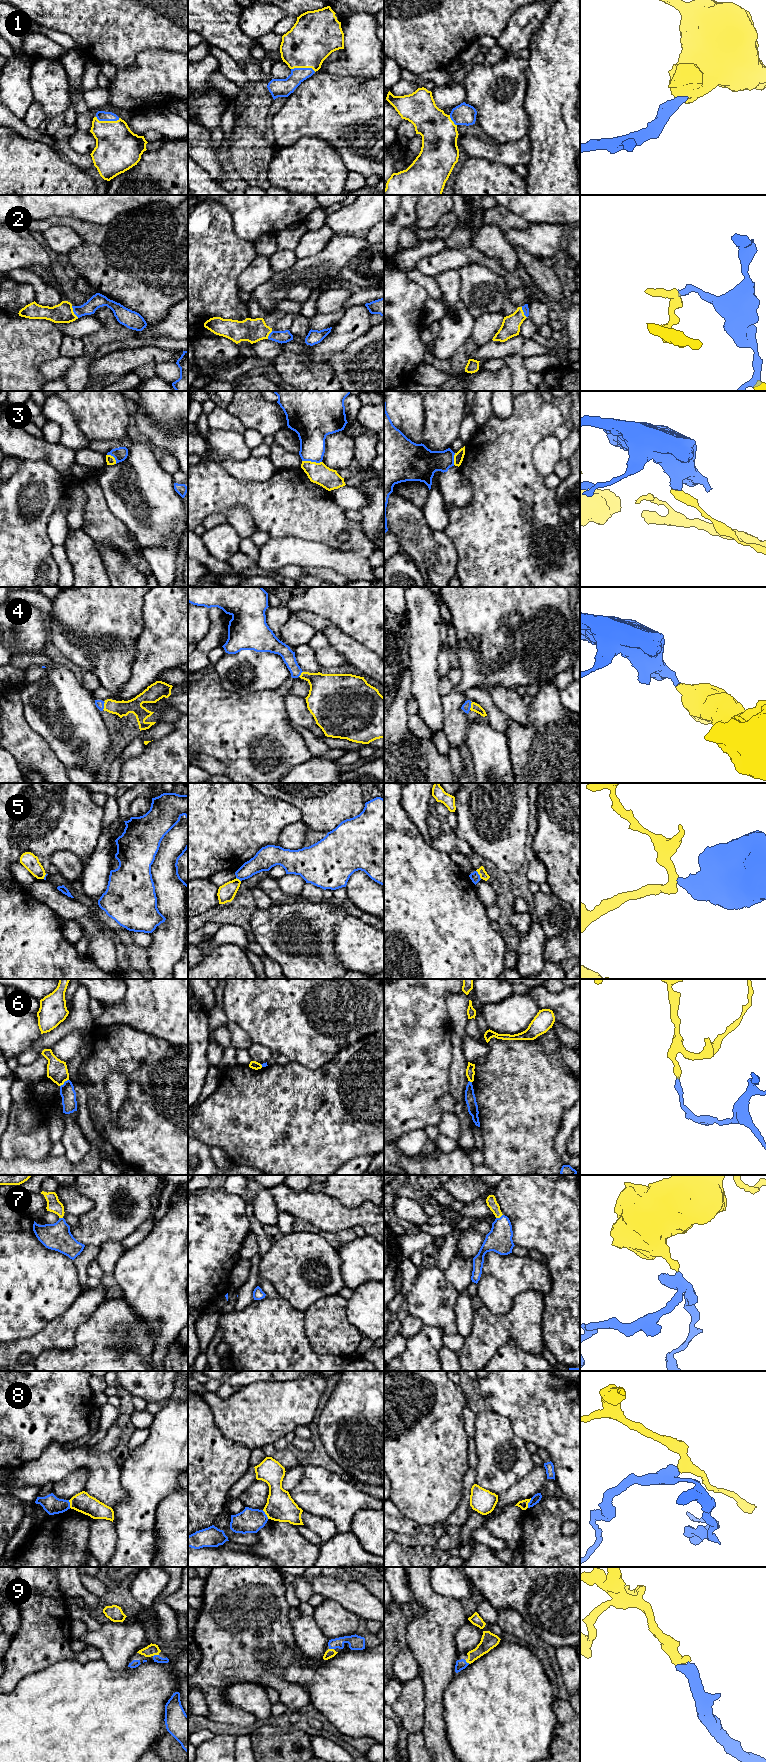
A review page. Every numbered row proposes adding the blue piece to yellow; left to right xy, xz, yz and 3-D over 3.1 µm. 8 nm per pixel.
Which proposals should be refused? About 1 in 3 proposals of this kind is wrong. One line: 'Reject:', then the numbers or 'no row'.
Reject: 3, 5, 6, 8

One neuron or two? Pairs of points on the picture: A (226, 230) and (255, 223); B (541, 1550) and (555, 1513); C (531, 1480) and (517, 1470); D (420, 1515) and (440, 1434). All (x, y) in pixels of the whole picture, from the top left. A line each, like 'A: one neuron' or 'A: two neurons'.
A: two neurons
B: one neuron
C: two neurons
D: one neuron

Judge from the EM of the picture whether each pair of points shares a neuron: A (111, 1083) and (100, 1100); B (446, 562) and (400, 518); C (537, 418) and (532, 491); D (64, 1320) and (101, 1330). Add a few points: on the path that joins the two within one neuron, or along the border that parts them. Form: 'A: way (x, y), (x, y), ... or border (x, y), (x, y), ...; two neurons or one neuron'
A: border (116, 1071), (106, 1078), (103, 1085), (111, 1115); two neurons
B: way (435, 552), (411, 529); one neuron
C: way (525, 436), (525, 473); one neuron
D: border (96, 1307), (77, 1328), (75, 1342), (71, 1346); two neurons

